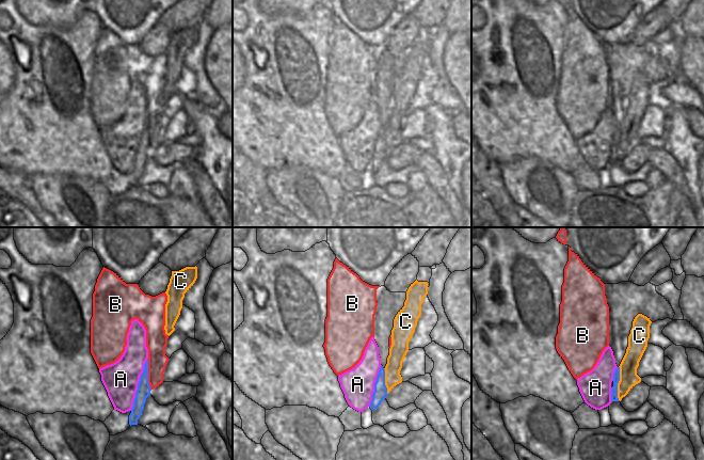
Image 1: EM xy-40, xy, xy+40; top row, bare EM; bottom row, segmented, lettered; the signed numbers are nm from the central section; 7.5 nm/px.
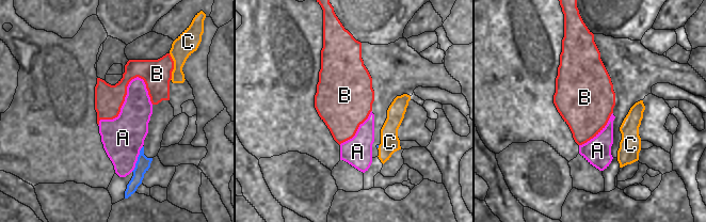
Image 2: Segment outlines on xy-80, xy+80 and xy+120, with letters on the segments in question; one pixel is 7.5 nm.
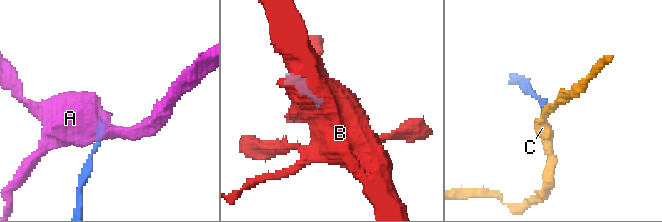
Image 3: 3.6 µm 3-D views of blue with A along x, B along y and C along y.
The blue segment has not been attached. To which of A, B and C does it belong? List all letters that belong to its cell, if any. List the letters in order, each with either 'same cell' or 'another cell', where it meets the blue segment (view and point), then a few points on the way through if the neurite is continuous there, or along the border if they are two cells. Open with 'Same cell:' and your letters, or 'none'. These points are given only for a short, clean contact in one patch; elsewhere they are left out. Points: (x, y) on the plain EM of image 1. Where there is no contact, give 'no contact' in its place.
Same cell: none
A: another cell | xy-40 (138, 146) | along xy-40 (147, 121), (138, 144), (133, 167), (129, 171)
B: another cell | xy-40 (147, 136)
C: another cell | xy+40 (618, 143) | along xy+40 (619, 127), (618, 159), (620, 161)

